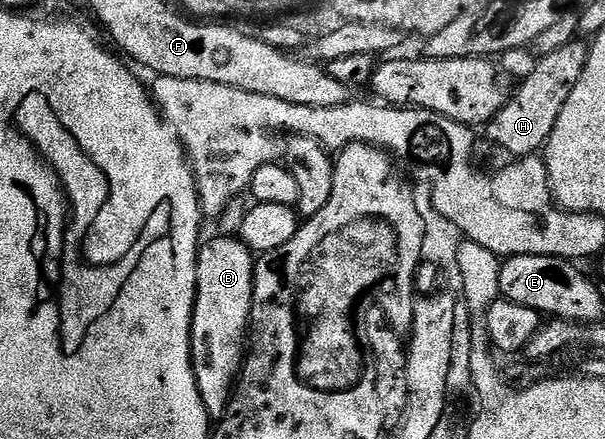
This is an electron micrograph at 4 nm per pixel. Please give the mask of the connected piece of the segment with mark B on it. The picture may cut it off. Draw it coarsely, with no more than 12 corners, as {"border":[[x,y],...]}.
{"border":[[202,242],[193,372],[225,416],[247,354],[254,252]]}

